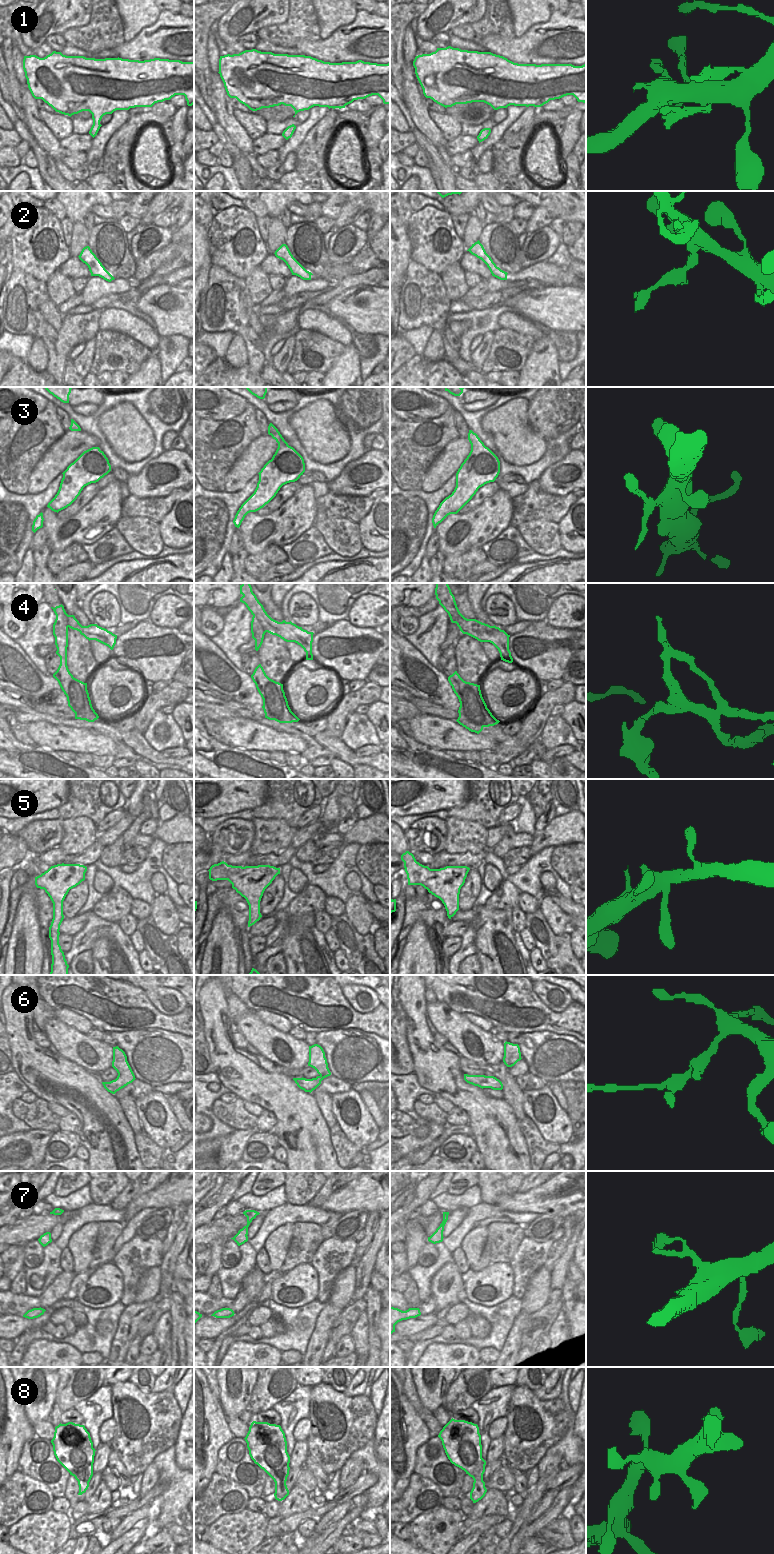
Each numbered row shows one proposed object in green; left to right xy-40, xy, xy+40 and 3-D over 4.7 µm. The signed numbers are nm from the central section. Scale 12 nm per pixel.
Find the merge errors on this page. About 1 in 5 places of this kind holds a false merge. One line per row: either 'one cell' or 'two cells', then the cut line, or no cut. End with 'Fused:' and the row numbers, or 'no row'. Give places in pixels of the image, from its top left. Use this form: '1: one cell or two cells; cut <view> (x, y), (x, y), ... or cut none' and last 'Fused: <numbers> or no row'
1: one cell; cut none
2: two cells; cut xy+40 (477, 242), (474, 248), (469, 249)
3: one cell; cut none
4: two cells; cut xy (253, 615), (266, 631)
5: one cell; cut none
6: one cell; cut none
7: one cell; cut none
8: one cell; cut none
Fused: 2, 4

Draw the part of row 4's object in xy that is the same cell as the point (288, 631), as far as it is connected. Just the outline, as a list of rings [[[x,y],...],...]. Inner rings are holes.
[[[250,583],[240,585],[240,594],[243,595],[240,602],[244,603],[251,614],[259,620],[266,632],[276,635],[286,642],[297,643],[306,652],[306,660],[313,660],[313,632],[308,632],[291,621],[278,622],[272,619],[253,593]]]

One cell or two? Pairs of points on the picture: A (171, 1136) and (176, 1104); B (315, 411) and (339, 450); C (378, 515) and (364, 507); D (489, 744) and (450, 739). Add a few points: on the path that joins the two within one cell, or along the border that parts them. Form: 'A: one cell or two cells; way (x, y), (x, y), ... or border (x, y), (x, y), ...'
A: two cells; border (165, 1096), (171, 1111), (183, 1131)
B: one cell; way (317, 421), (318, 429), (329, 440)
C: two cells; border (379, 498), (358, 523)
D: one cell; way (479, 742), (460, 739)

